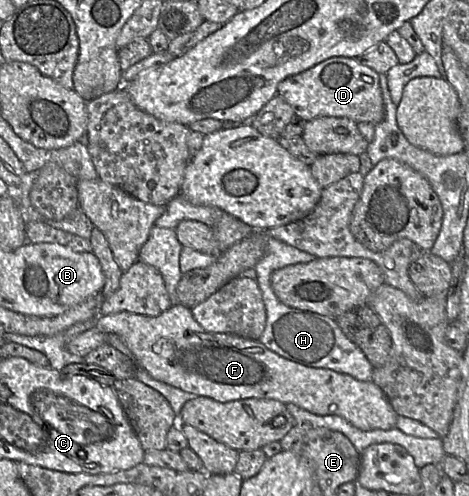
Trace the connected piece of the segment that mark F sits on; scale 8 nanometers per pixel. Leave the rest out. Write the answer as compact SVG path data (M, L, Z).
M182 304L172 305L155 317L126 311L101 316L95 320L95 328L105 334L117 335L125 344L137 366L147 371L153 379L196 396L209 397L218 402L249 398L275 399L284 404L293 403L316 415L341 416L353 426L365 431L396 428L398 415L383 391L373 381L359 381L350 375L331 369L300 365L279 356L258 340L207 332L195 320L191 308Z

